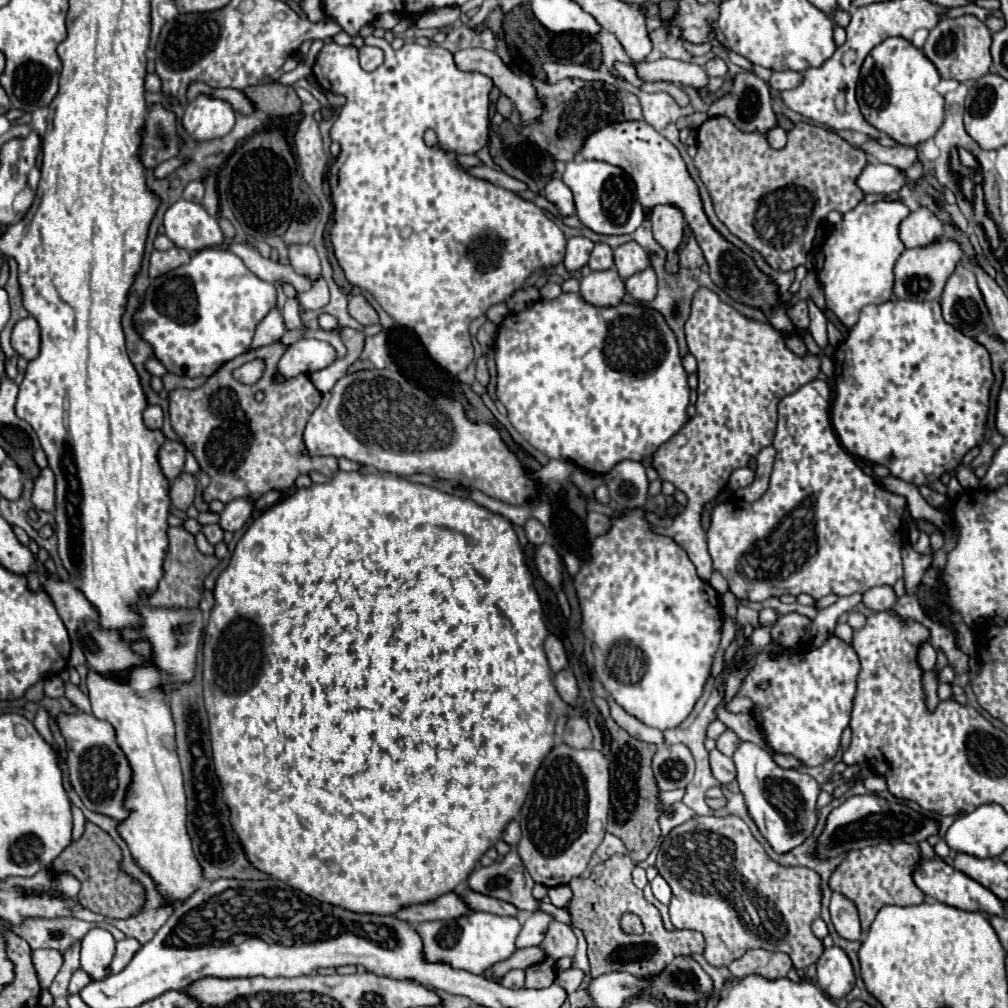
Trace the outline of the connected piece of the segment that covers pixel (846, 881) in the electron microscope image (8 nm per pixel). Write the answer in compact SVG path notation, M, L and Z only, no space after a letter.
M878 844L868 846L856 852L850 852L846 860L836 868L836 872L830 878L830 888L834 892L840 892L848 896L860 912L862 930L868 930L868 924L872 924L876 912L886 904L896 906L910 906L910 904L922 904L924 892L916 888L912 880L912 872L920 860L920 848L916 844Z

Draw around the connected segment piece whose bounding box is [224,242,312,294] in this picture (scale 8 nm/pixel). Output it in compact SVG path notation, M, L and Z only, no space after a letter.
M230 242L226 244L224 248L232 250L238 258L242 258L242 262L262 280L266 282L288 282L296 288L296 292L306 292L312 284L306 276L300 276L292 270L290 264L280 264L280 262L274 262L270 258L262 258L254 248L246 246L246 244L238 244L238 242Z

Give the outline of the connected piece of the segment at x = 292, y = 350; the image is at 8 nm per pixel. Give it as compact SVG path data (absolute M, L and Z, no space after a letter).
M302 338L292 344L280 358L276 380L292 378L306 372L318 372L336 360L336 350L328 342Z

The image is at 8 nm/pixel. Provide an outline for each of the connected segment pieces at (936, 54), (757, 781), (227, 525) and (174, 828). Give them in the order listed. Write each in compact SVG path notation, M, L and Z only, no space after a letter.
M960 16L960 18L940 20L930 30L930 36L924 42L922 50L934 62L934 66L938 68L942 78L968 82L968 80L982 78L990 70L990 66L992 66L990 42L992 42L992 36L984 22L980 22L976 16Z
M740 742L734 752L736 780L744 794L750 816L772 844L776 852L788 852L802 844L816 826L816 798L820 792L818 782L800 770L782 770L772 756L752 742Z
M232 500L232 502L226 504L224 512L220 514L218 524L220 524L222 530L236 532L246 524L250 514L252 514L252 502L248 502L248 500Z
M144 664L144 668L134 668L128 676L128 684L122 684L120 680L110 680L106 676L100 676L90 670L88 674L88 696L92 702L92 714L100 720L110 722L116 728L118 744L128 756L128 762L132 766L132 784L128 788L126 806L130 808L130 818L120 822L118 830L126 844L130 846L136 862L158 882L158 890L166 894L168 898L174 898L176 902L184 900L184 896L190 896L200 882L204 880L200 872L200 864L196 864L196 858L192 856L192 844L186 834L186 800L184 800L184 786L182 786L182 770L180 760L176 754L174 744L174 722L172 712L166 706L166 696L160 692L160 672L152 668L152 664Z

